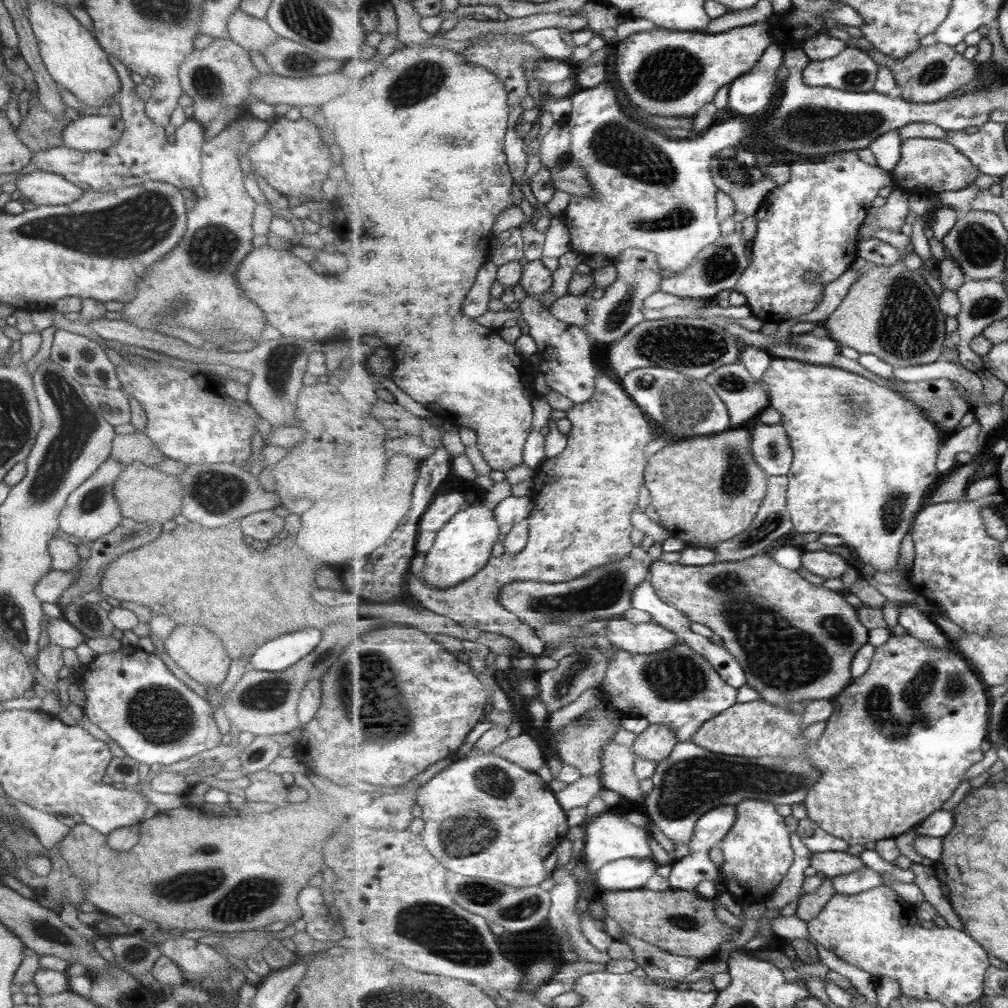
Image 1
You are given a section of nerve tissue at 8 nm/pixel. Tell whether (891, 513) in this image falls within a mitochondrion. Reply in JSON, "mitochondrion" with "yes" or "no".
{"mitochondrion":"yes"}

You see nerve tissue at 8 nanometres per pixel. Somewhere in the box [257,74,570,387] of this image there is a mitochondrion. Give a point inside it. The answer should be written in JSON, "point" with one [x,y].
{"point":[448,140]}

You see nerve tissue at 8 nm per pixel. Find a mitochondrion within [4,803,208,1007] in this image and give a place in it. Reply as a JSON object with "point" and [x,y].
{"point":[43,930]}

